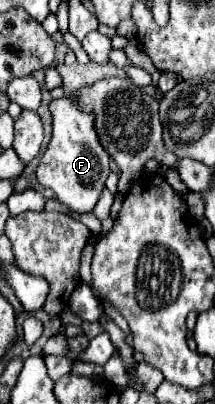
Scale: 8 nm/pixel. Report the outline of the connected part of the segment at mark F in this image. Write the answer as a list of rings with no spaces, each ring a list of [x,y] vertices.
[[[76,93],[64,95],[60,99],[52,99],[50,113],[52,113],[52,139],[38,163],[38,171],[36,171],[38,183],[46,189],[52,189],[56,199],[68,205],[72,211],[90,213],[110,173],[108,153],[98,139],[94,127],[94,115],[92,111],[86,113],[78,107]]]

